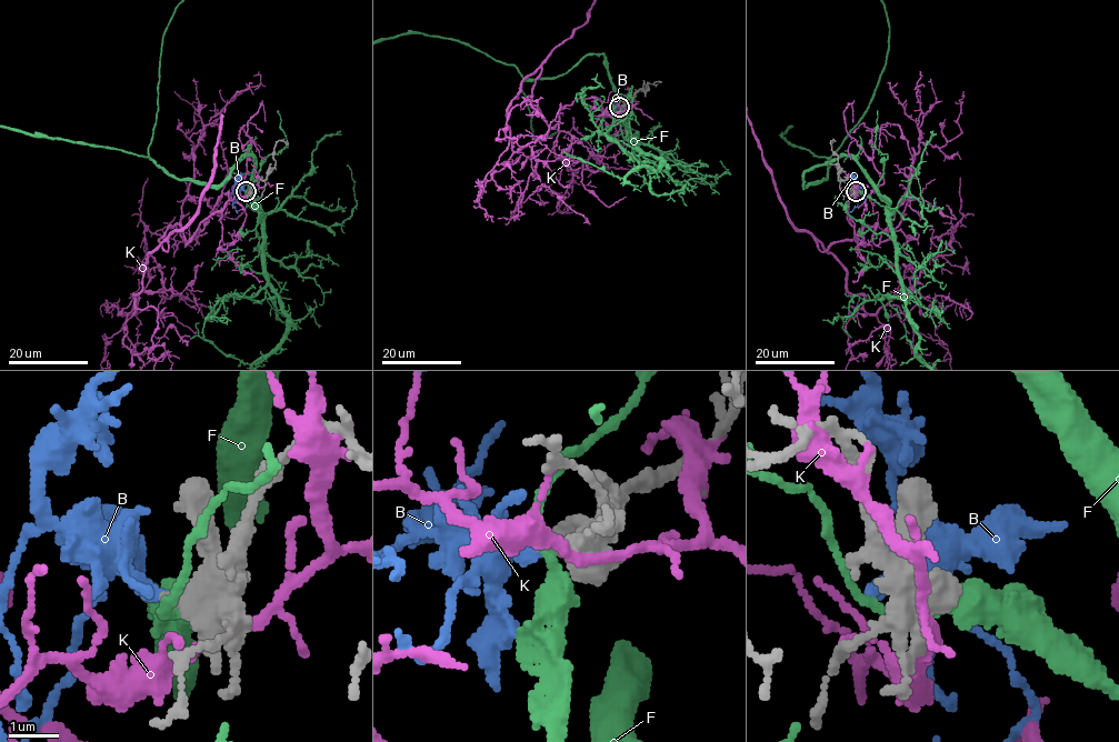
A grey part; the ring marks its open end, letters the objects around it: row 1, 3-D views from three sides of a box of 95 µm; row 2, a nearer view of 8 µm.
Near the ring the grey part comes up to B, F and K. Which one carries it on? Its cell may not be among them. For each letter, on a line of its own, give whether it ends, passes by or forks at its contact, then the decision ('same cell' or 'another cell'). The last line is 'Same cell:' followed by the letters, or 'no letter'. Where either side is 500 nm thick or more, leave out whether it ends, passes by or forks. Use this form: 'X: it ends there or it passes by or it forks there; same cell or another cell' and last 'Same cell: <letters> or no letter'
B: same cell
F: another cell
K: it passes by; another cell
Same cell: B

